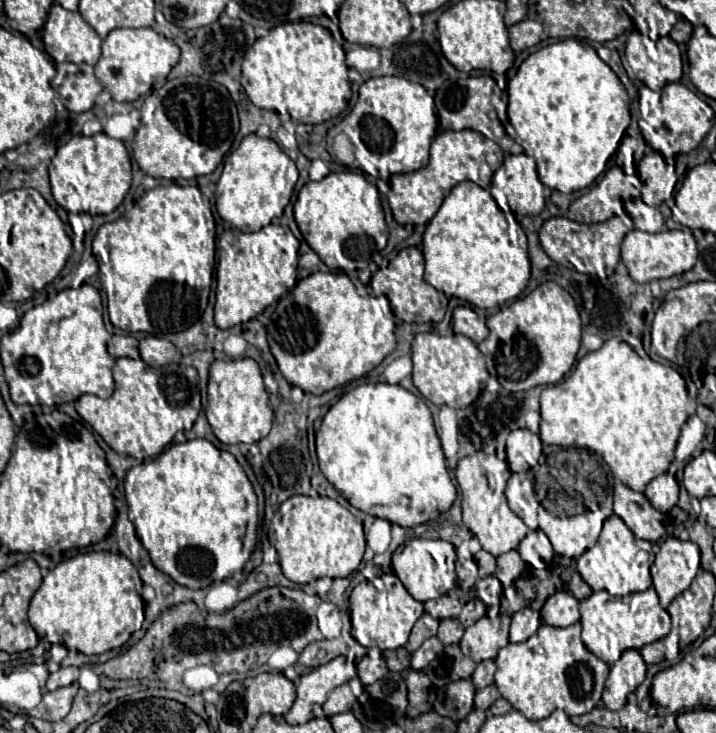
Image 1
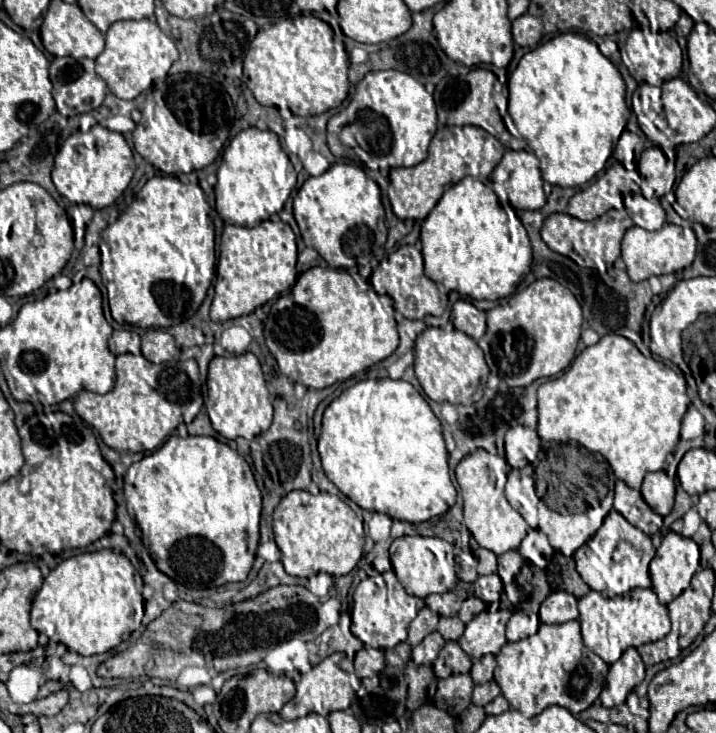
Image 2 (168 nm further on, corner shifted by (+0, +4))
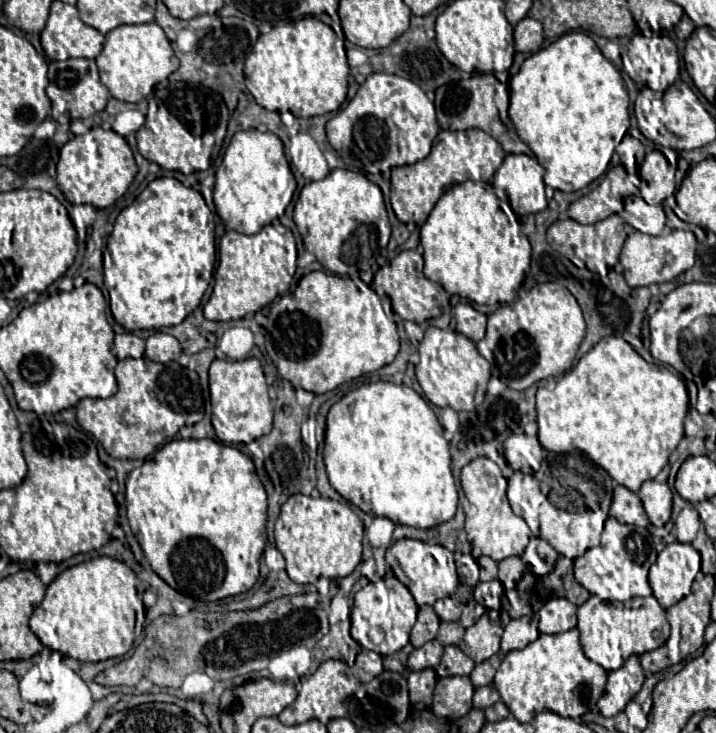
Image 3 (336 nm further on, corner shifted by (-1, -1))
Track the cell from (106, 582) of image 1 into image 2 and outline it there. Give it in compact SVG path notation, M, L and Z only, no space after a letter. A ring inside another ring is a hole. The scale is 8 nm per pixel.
M111 549L83 552L63 560L57 568L49 572L41 590L35 594L31 608L31 626L45 634L49 640L65 644L69 650L93 656L103 654L128 639L133 631L140 628L144 616L144 599L141 591L144 582L133 564Z

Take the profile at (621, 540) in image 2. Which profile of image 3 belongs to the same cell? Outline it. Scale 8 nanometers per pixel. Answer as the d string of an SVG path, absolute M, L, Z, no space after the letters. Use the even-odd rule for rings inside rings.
M608 517L608 523L602 531L602 543L588 549L582 557L574 559L574 575L576 581L584 585L592 595L598 595L610 603L624 603L632 597L652 595L652 589L648 585L648 569L654 561L656 549L648 529L618 523L614 517Z

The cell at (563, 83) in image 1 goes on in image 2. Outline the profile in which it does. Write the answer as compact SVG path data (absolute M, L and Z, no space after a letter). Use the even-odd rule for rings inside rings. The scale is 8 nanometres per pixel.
M563 32L553 40L527 52L507 81L508 114L511 114L523 140L541 162L543 180L557 186L583 186L608 161L615 138L620 138L629 120L625 102L625 82L619 70L605 58L597 44L583 34Z

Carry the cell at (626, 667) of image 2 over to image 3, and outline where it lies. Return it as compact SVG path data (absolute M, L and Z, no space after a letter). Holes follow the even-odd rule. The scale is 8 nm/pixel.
M632 655L620 669L608 673L608 683L606 683L606 693L598 701L598 709L604 717L614 717L624 707L628 701L640 691L644 683L644 671L640 667L638 655Z

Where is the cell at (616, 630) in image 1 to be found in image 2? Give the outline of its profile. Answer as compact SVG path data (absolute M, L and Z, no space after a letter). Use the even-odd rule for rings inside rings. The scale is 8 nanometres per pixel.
M635 588L621 596L603 596L601 592L591 590L587 596L579 598L579 624L581 636L589 650L601 656L607 664L619 660L627 648L637 648L647 642L655 642L669 634L671 622L667 616L667 606L657 600L657 594L651 588Z

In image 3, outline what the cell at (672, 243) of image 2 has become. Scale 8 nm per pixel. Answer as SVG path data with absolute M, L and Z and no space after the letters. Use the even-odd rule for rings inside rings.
M634 231L620 253L620 263L624 267L624 277L630 287L644 287L652 283L666 283L688 271L696 259L696 237L692 231L672 231L668 235L652 237Z

